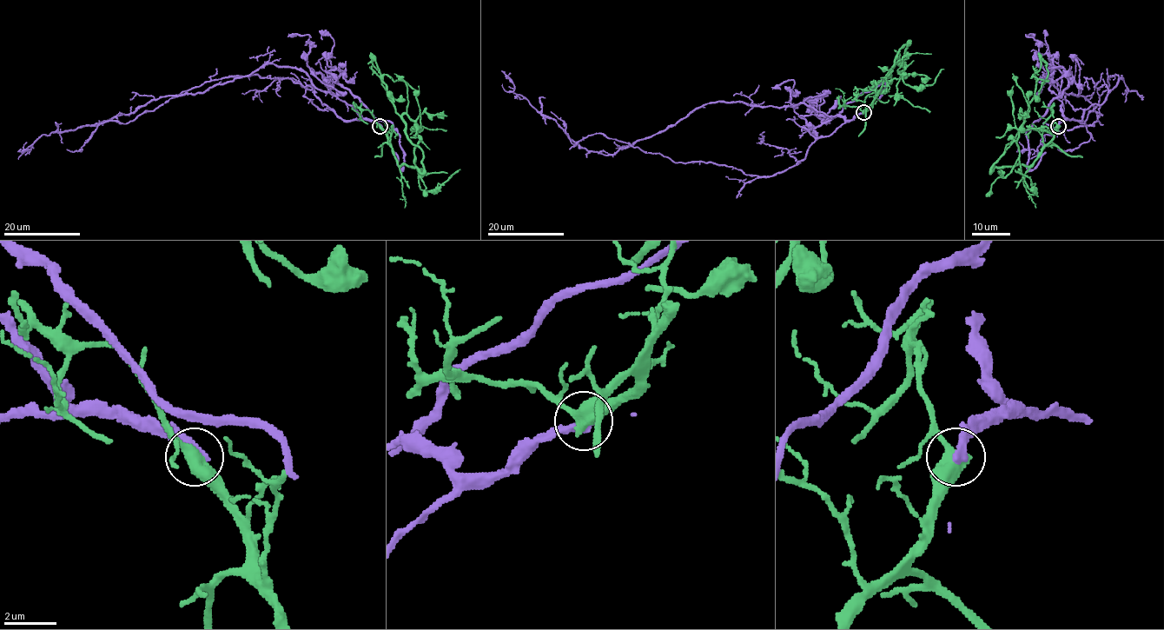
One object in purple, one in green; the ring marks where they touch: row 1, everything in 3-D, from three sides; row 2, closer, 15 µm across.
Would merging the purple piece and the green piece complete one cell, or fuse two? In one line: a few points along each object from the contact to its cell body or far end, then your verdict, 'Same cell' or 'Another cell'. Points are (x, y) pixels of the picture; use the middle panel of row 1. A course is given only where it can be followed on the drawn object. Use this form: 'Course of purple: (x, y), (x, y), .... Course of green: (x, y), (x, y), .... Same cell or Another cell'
Course of purple: (863, 112), (846, 120), (803, 103), (714, 102), (604, 155), (581, 148), (511, 91), (502, 70). Course of green: (863, 112), (905, 44), (907, 57), (886, 79), (902, 71), (906, 84), (919, 88), (931, 85), (944, 69). Another cell

